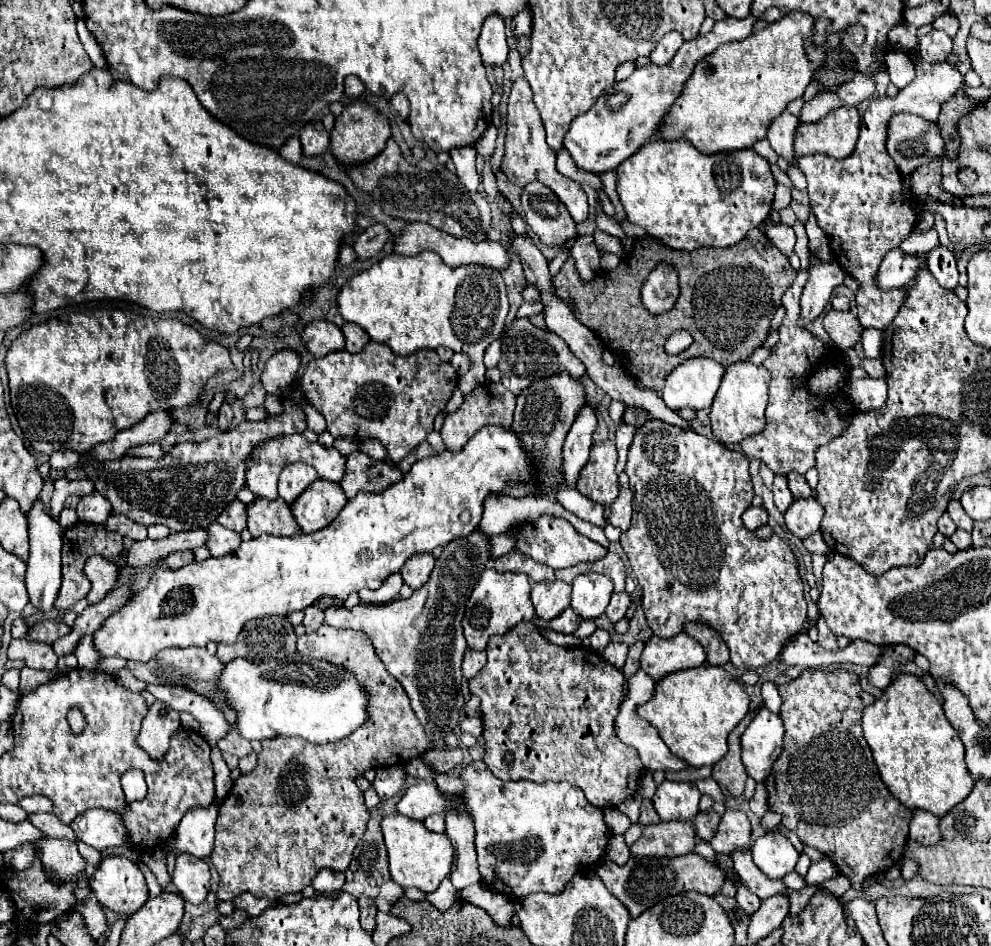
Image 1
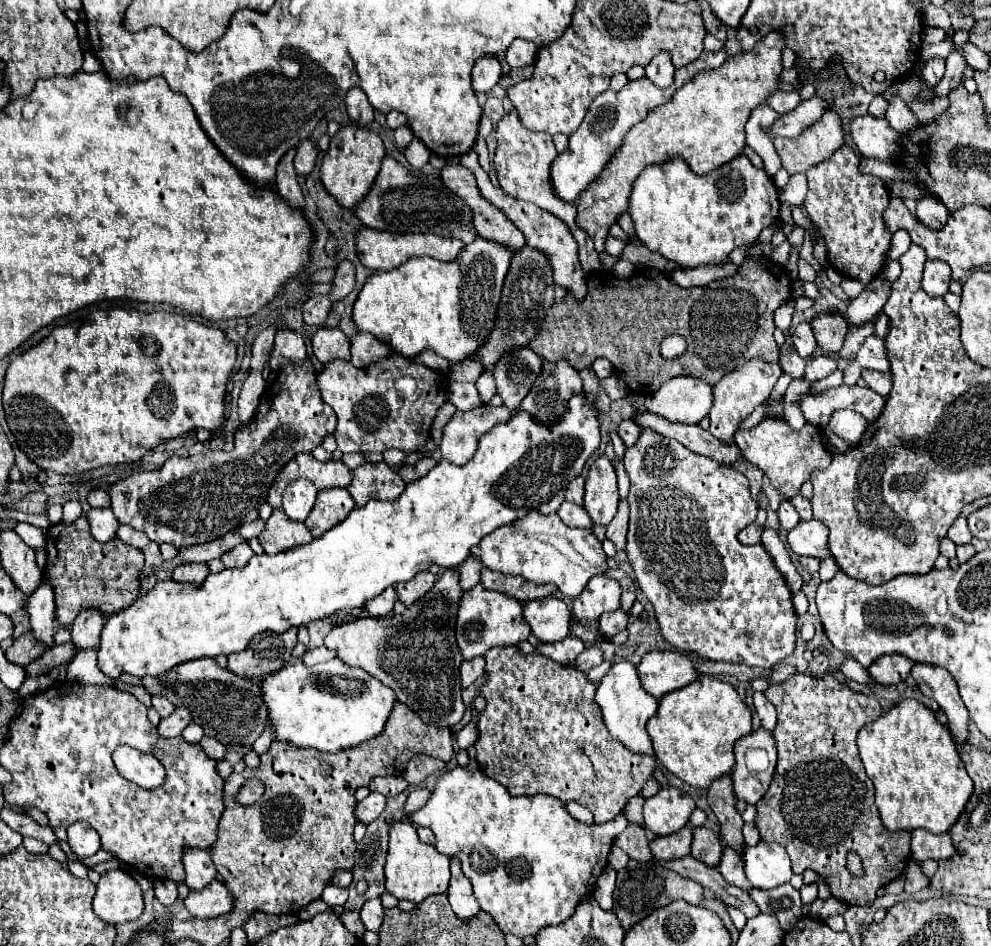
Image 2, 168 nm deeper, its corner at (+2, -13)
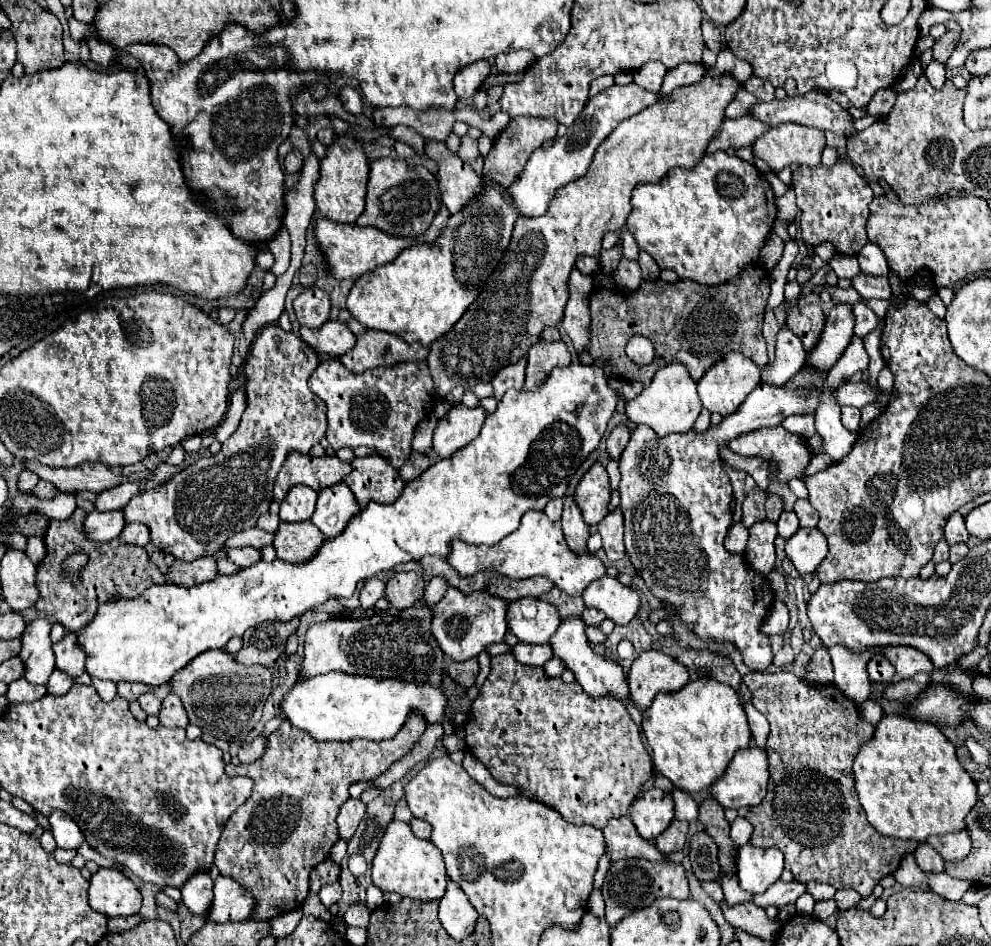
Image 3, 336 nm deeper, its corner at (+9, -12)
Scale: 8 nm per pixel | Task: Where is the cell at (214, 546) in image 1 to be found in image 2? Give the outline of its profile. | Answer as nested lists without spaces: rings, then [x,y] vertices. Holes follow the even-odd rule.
[[[242,543],[242,545],[236,545],[230,553],[226,553],[226,557],[222,557],[222,561],[230,569],[232,567],[244,567],[250,561],[252,555],[254,555],[254,551],[250,549],[250,545],[248,543]]]

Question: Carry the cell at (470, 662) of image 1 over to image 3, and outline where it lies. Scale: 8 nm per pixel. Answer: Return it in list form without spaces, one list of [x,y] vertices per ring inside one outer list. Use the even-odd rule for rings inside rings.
[[[477,658],[463,660],[463,662],[449,662],[447,674],[451,676],[453,682],[457,682],[465,688],[471,688],[475,684],[477,674],[479,674],[479,662],[477,662]]]

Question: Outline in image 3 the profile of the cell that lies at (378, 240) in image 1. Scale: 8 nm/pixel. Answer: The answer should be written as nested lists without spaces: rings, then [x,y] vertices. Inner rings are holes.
[[[311,286],[305,288],[295,300],[293,310],[297,314],[297,320],[301,326],[317,328],[329,320],[329,292]]]

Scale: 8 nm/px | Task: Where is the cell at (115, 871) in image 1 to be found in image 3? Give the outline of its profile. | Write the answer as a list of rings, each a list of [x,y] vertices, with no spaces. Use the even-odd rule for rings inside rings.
[[[99,868],[91,876],[89,906],[105,916],[131,916],[141,908],[141,894],[119,870]]]

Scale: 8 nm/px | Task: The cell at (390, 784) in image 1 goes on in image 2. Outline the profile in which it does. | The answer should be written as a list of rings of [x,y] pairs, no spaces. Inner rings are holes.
[[[370,793],[366,799],[356,803],[356,807],[354,807],[356,821],[368,825],[384,811],[384,807],[386,807],[386,797],[380,793]]]

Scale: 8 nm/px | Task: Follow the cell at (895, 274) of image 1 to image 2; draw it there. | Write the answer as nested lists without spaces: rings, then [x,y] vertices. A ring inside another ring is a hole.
[[[872,279],[866,289],[850,301],[846,315],[852,327],[862,327],[864,323],[872,321],[880,311],[882,305],[886,303],[886,293],[890,293],[890,285],[884,283],[882,279]]]

